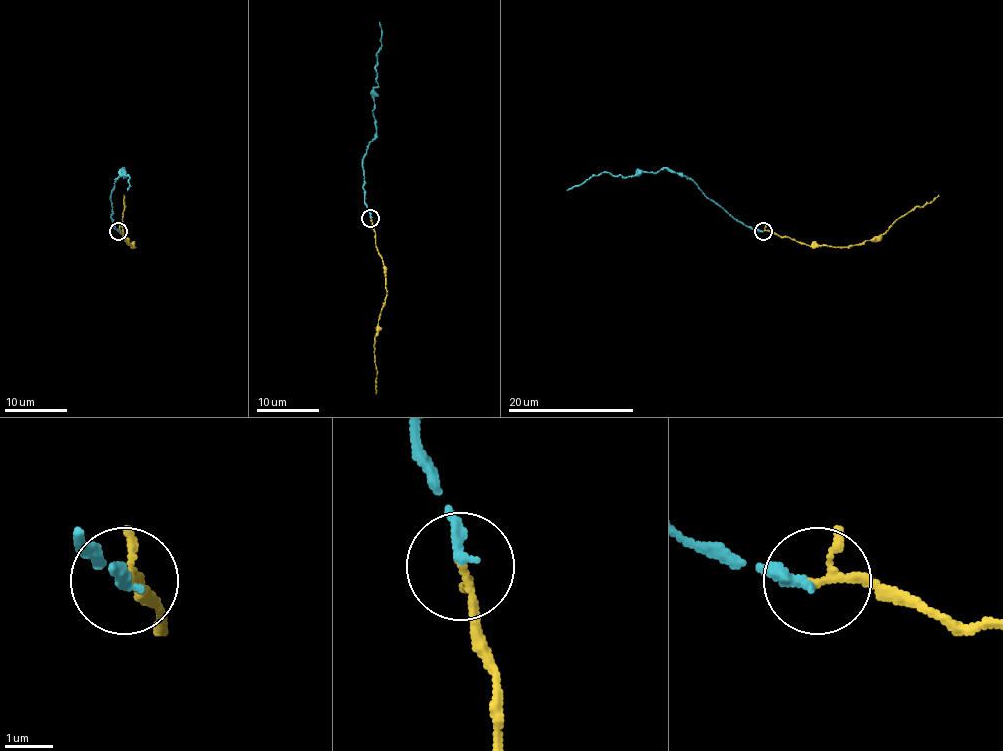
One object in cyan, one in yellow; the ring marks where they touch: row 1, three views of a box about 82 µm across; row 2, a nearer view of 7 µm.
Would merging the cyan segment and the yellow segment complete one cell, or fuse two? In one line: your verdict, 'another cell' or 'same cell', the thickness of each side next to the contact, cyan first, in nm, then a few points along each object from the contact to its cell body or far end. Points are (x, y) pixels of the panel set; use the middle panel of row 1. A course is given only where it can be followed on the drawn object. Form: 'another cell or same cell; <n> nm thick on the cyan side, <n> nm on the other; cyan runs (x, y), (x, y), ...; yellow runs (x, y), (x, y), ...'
same cell; 240 nm thick on the cyan side, 130 nm on the other; cyan runs (371, 217), (363, 187), (363, 156), (374, 137), (374, 93), (377, 54), (382, 45), (380, 21); yellow runs (371, 217), (375, 246), (383, 263), (385, 305), (375, 337), (375, 393)

